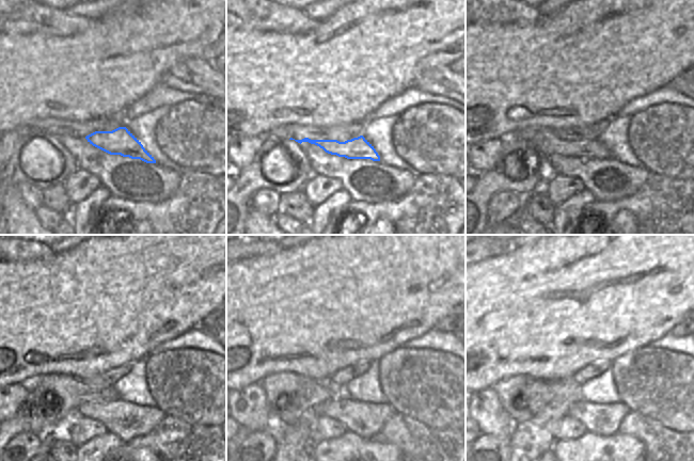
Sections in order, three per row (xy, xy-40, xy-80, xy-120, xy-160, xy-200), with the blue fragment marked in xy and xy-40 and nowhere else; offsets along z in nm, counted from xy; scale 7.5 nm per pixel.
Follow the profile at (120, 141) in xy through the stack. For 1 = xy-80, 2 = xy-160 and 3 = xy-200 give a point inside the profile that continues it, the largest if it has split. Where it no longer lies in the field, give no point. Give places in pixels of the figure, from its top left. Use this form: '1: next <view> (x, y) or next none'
1: next xy-80 (582, 148)
2: next xy-160 (288, 395)
3: next xy-200 (522, 397)

